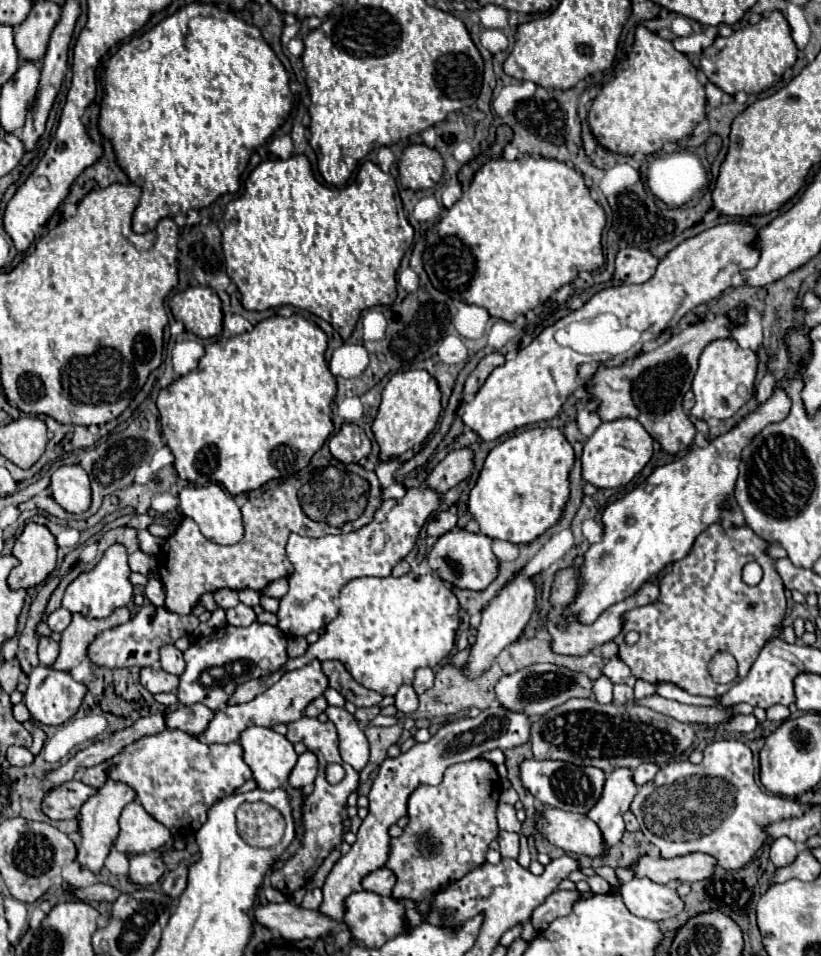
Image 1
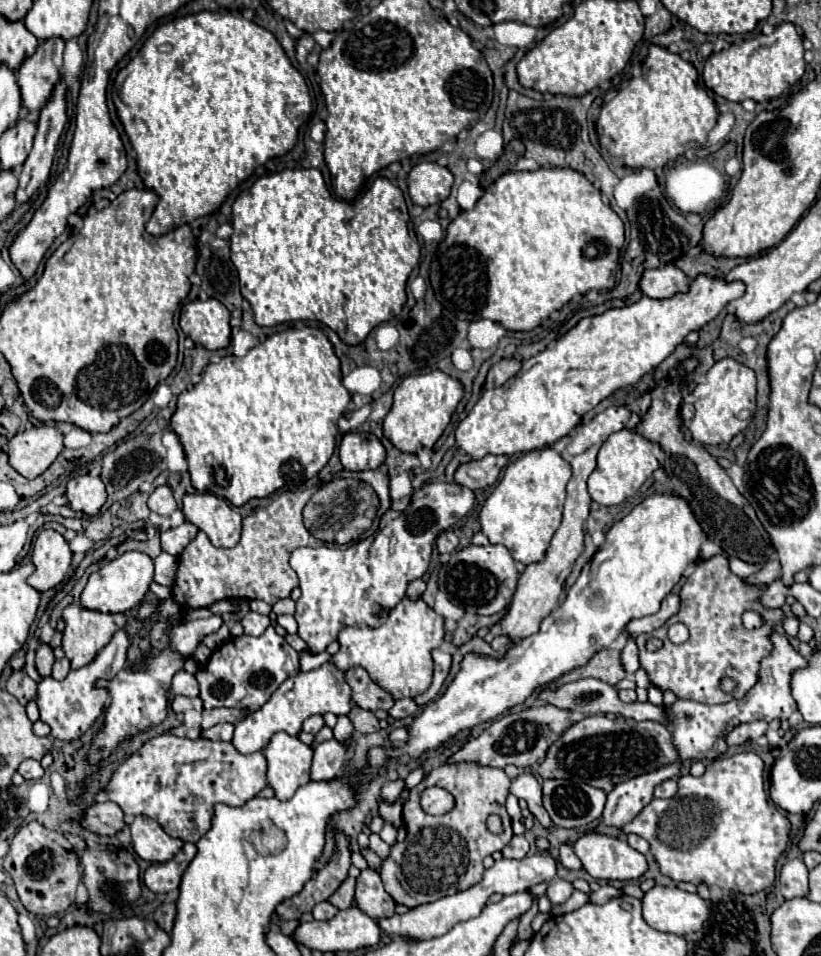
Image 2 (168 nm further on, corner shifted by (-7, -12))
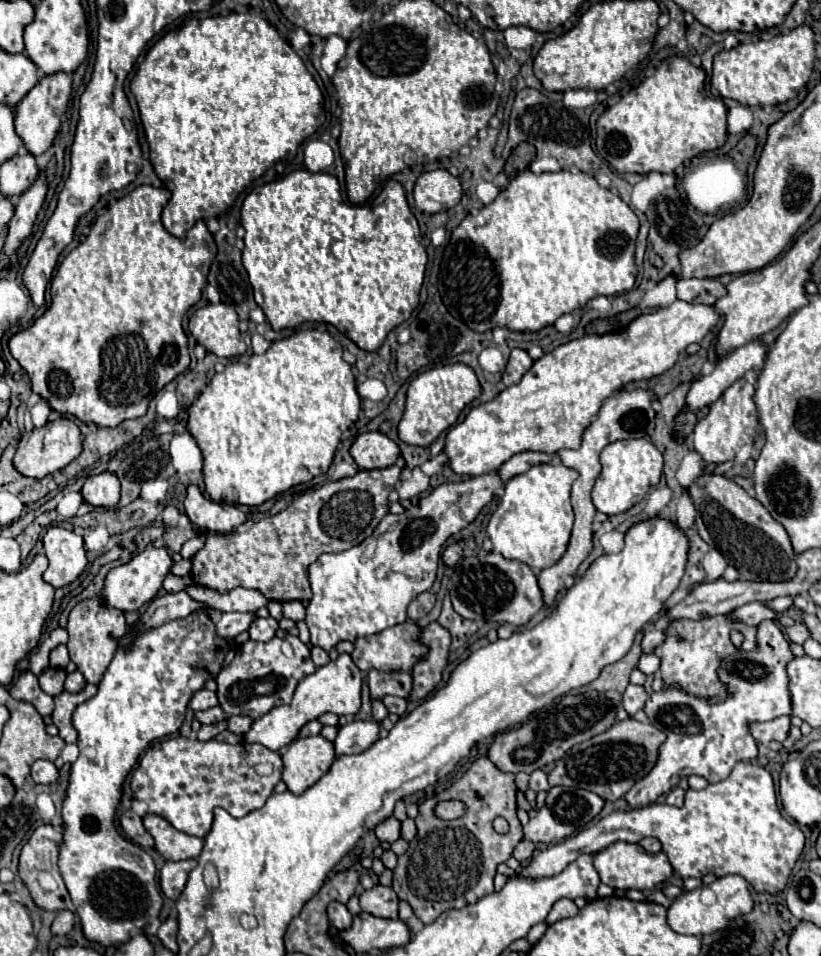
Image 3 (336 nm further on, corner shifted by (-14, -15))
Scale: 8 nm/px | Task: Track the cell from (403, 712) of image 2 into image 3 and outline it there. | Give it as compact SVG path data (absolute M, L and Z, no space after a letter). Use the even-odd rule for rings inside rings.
M384 696L382 702L384 702L384 706L388 708L388 712L392 712L392 714L398 714L398 716L404 716L404 714L406 714L406 700L404 700L404 698Z

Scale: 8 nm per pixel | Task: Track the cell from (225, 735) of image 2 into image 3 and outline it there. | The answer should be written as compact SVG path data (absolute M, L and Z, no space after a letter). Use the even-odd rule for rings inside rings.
M230 716L228 718L228 730L234 734L246 734L252 726L252 718L248 716Z

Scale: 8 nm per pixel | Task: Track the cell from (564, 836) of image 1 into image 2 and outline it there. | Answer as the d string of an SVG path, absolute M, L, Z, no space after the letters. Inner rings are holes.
M583 833L577 837L573 843L573 851L583 863L583 869L593 877L593 879L607 879L607 881L633 881L639 879L647 871L647 859L639 851L631 849L625 839L619 837L607 837L605 833Z

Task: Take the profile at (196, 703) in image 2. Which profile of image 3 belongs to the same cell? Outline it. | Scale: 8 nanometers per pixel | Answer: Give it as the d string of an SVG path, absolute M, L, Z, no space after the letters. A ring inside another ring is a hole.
M220 706L216 708L210 708L210 710L204 710L204 712L196 712L196 720L200 720L202 724L218 724L222 720L226 720L226 712L222 712Z

